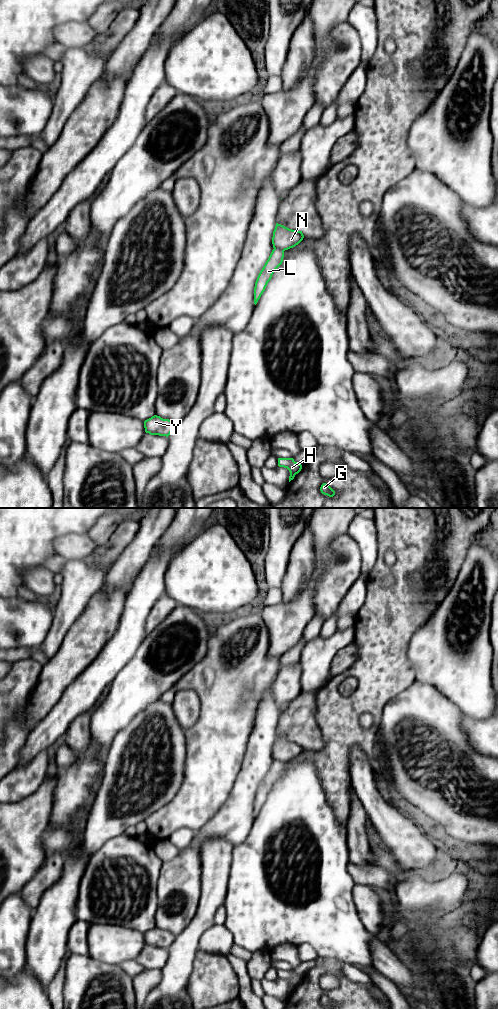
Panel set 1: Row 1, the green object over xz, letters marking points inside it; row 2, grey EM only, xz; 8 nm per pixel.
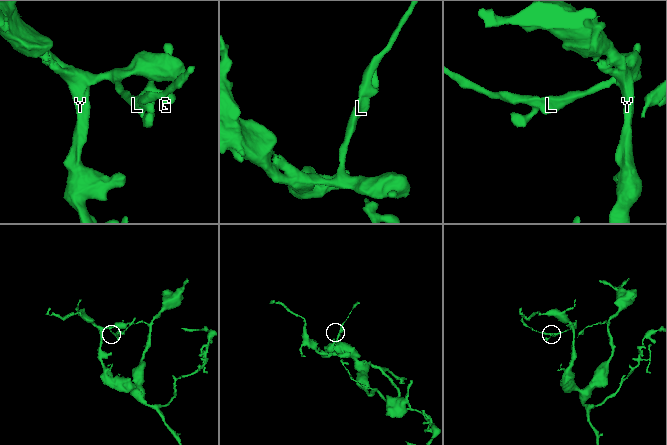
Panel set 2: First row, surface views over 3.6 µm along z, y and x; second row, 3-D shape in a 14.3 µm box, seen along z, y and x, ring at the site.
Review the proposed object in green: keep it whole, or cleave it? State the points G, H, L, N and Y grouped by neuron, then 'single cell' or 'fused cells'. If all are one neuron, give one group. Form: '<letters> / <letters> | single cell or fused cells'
G H L N Y | single cell

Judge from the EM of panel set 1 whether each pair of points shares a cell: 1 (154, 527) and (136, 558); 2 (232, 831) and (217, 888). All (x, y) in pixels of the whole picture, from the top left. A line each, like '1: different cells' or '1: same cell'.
1: same cell
2: different cells

